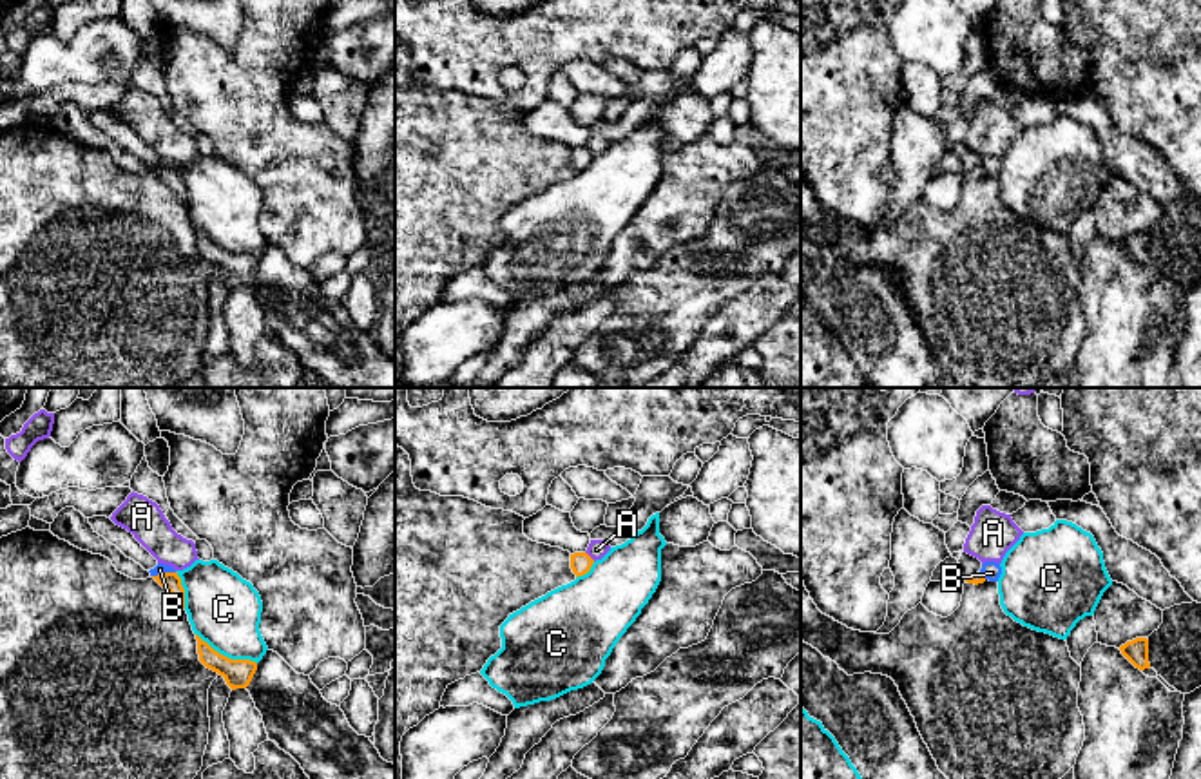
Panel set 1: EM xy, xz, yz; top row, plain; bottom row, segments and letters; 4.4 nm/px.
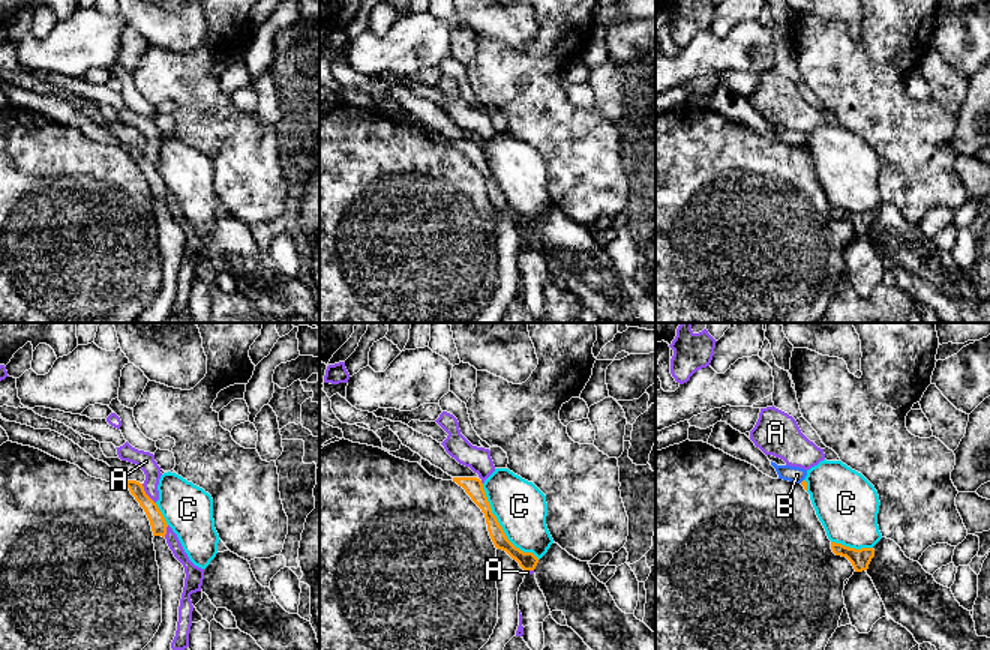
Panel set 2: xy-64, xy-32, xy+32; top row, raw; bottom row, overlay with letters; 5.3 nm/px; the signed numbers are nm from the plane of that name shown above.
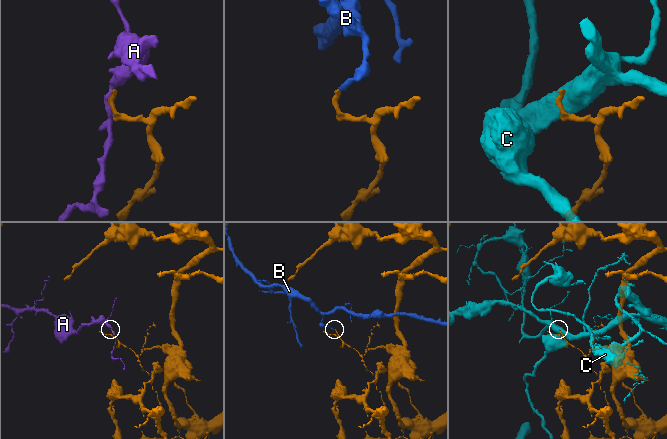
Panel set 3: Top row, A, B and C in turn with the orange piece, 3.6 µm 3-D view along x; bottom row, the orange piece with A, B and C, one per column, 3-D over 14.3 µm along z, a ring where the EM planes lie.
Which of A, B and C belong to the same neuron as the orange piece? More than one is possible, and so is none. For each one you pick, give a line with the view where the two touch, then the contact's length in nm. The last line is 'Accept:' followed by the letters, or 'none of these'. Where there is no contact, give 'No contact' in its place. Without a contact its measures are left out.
Accept: none of these

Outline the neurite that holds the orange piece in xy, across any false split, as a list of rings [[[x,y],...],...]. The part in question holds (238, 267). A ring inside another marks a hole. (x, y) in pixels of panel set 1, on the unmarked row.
[[[197,228],[197,248],[199,255],[225,272],[226,279],[235,283],[246,283],[257,264],[257,257],[250,254],[230,254],[217,245],[214,245],[207,236],[203,236]]]

